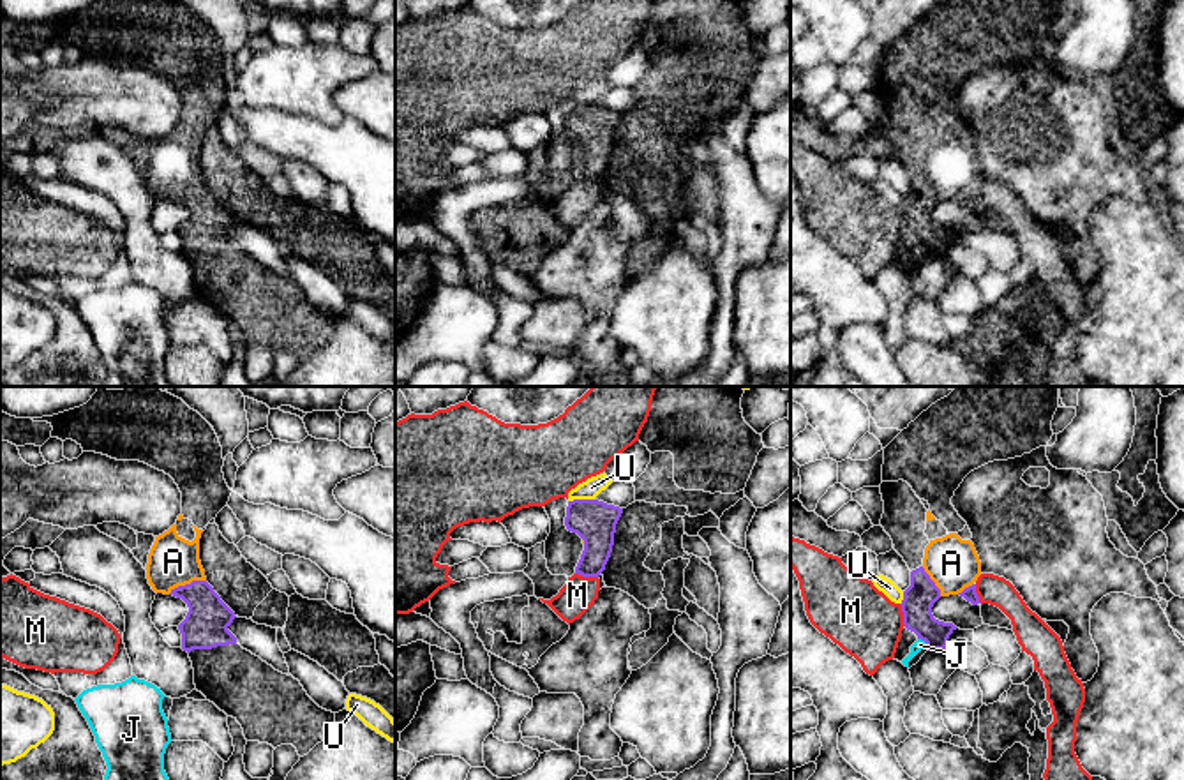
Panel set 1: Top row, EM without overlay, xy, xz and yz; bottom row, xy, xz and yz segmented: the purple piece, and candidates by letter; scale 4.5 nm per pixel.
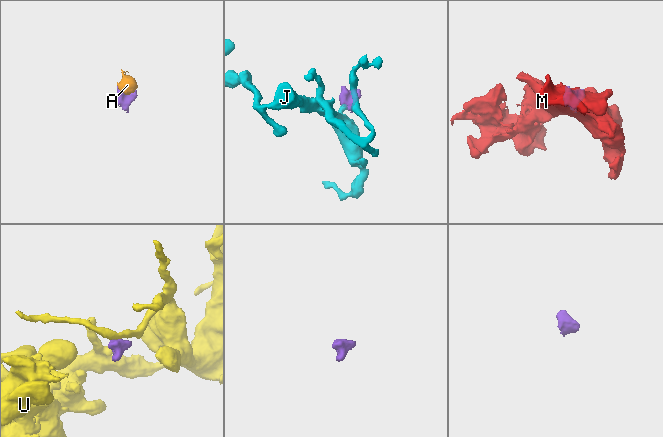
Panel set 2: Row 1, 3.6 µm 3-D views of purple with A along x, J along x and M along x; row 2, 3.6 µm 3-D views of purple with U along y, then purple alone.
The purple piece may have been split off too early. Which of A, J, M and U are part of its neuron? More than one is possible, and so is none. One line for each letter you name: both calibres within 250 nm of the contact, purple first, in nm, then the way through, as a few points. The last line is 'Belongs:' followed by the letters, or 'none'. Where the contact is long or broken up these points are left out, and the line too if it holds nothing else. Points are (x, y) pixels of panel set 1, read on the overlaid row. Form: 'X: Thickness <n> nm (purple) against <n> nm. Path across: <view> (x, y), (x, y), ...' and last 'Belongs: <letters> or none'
A: Thickness 200 nm (purple) against 220 nm. Path across: xy (205, 627), (205, 604), (186, 584), (173, 562)
Belongs: A

